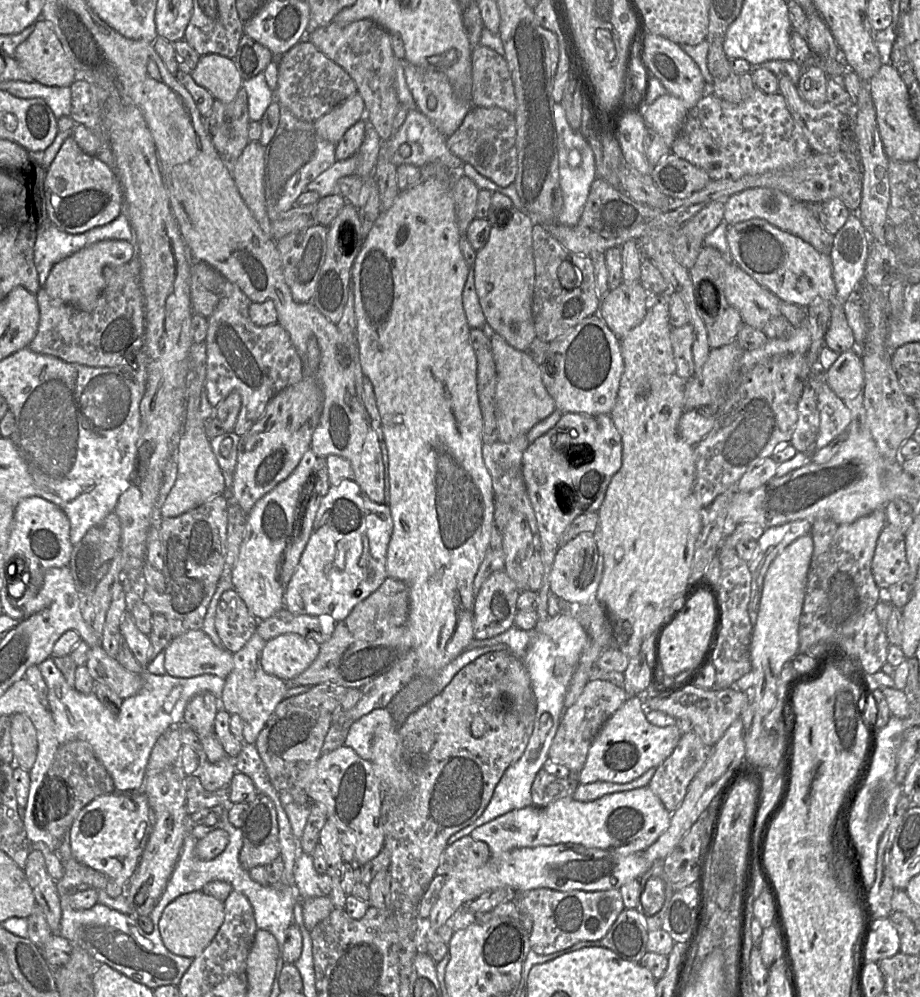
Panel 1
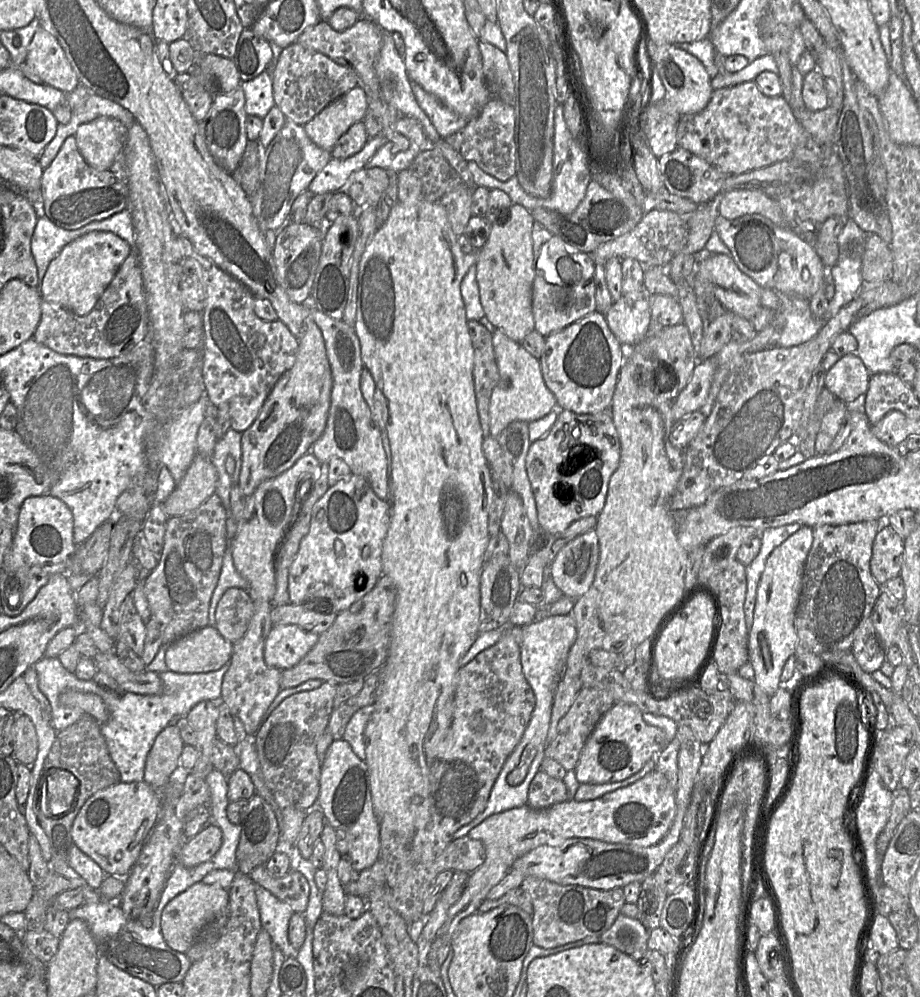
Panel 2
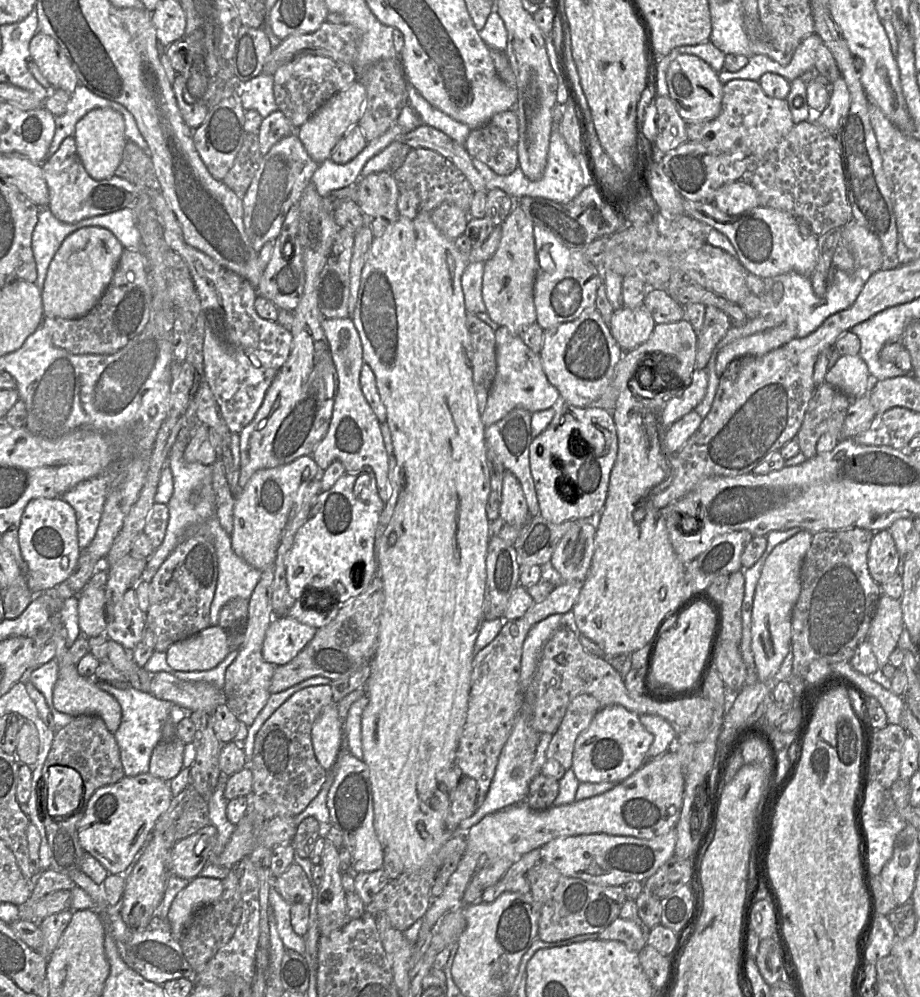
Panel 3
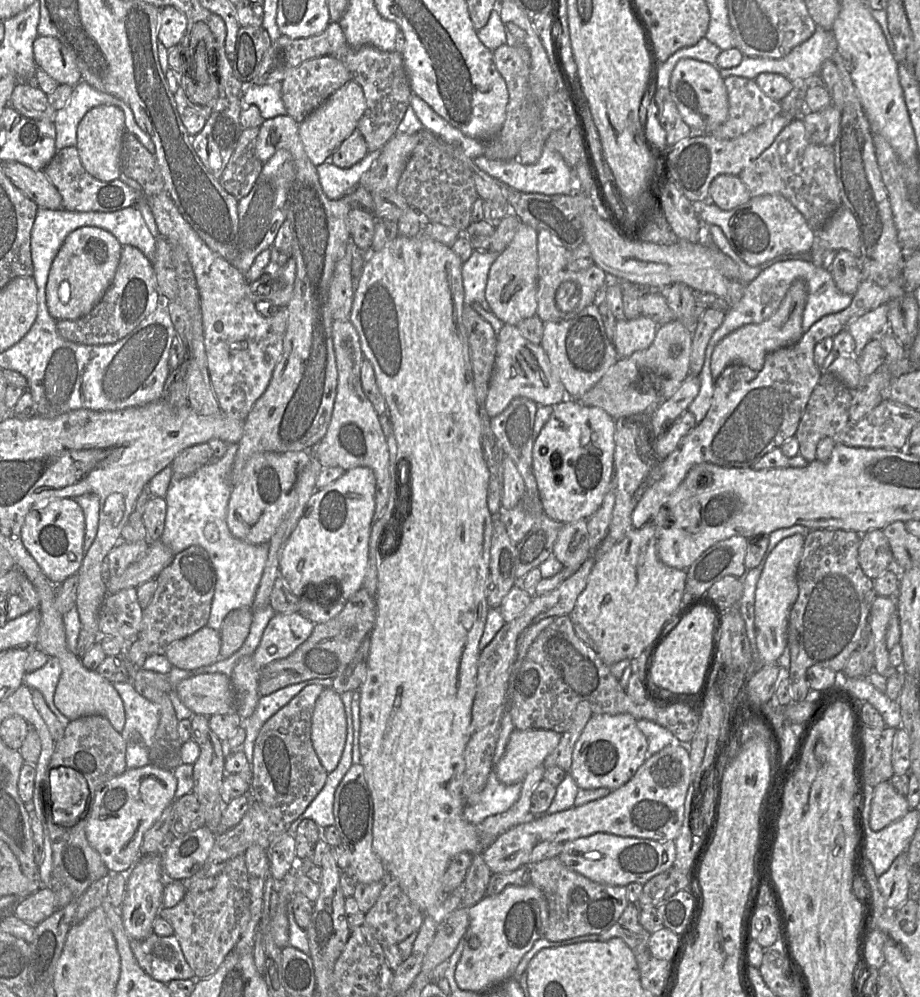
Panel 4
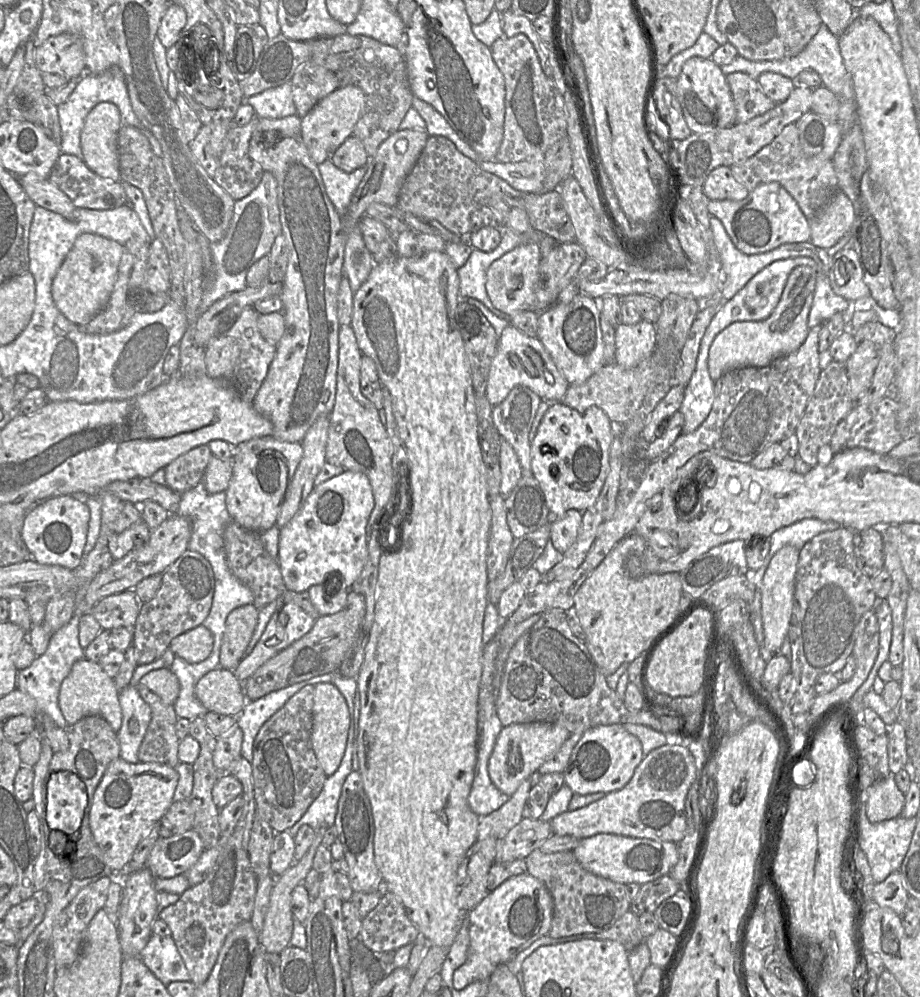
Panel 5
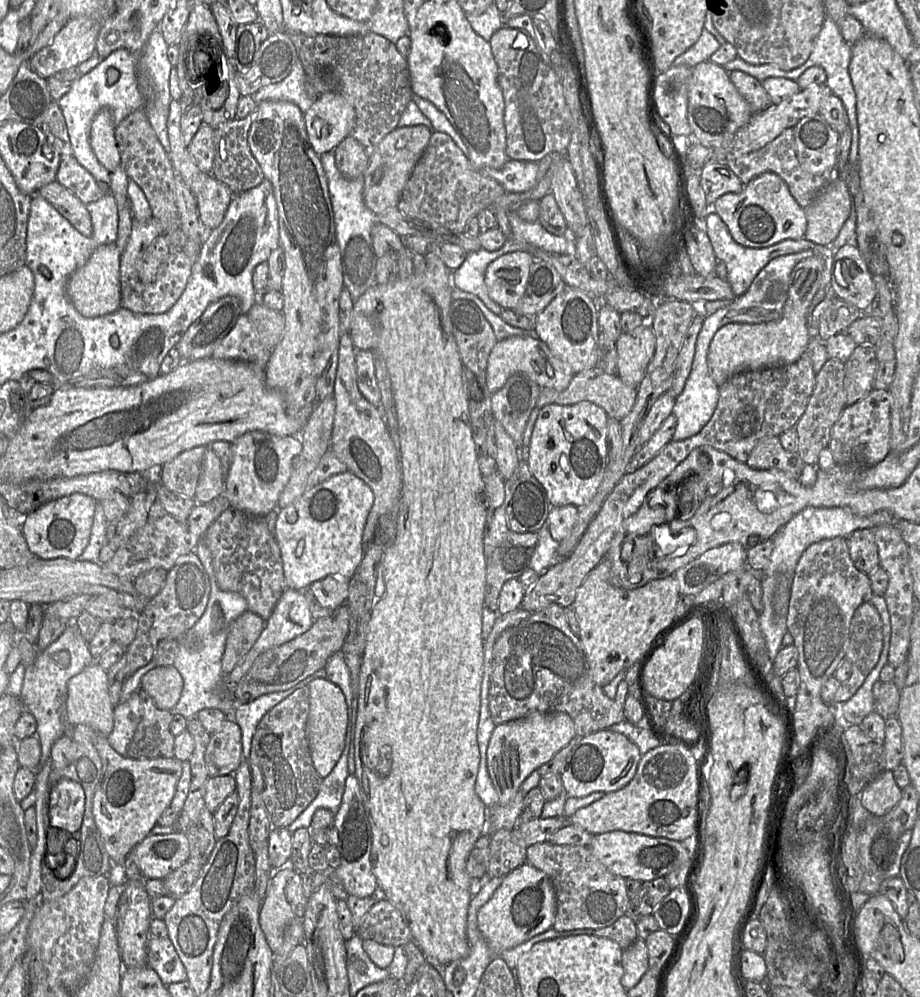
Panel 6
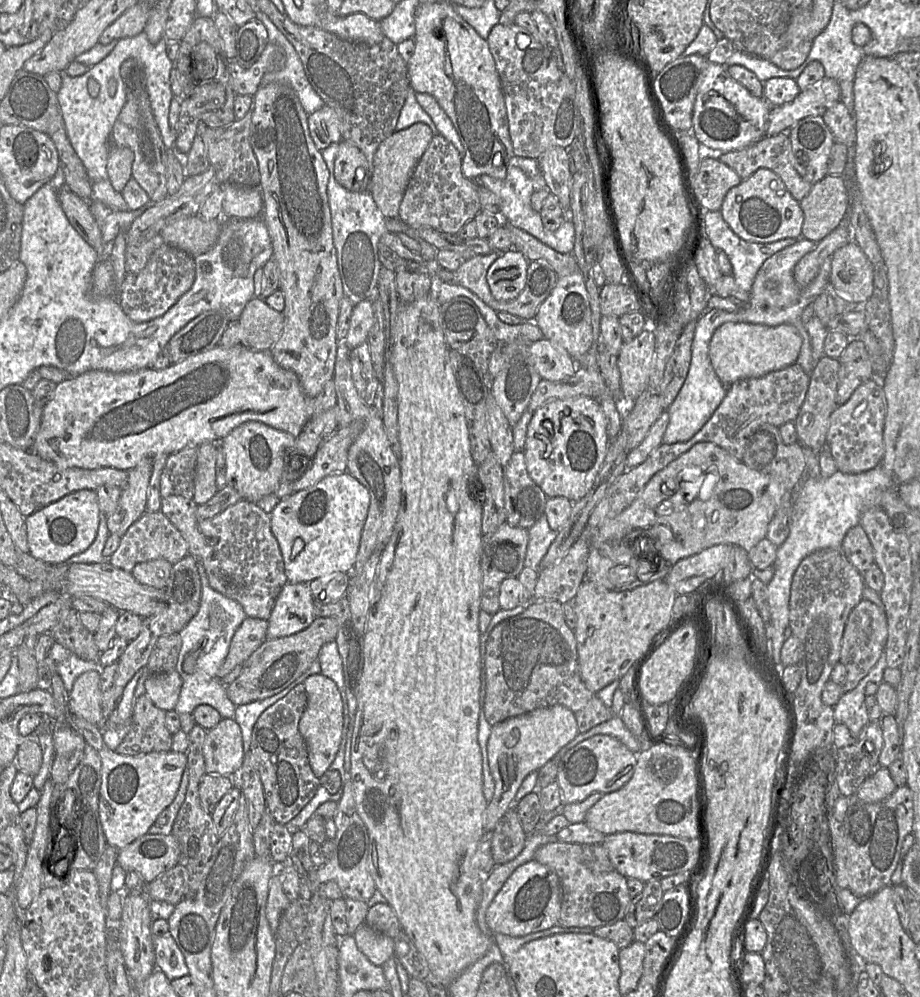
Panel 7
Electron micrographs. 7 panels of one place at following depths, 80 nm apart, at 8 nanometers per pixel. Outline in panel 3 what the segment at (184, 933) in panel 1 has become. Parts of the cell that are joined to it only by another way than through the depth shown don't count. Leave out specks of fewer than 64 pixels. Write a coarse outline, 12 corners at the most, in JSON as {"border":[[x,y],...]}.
{"border":[[197,876],[167,914],[179,942],[193,915],[216,902],[222,880]]}

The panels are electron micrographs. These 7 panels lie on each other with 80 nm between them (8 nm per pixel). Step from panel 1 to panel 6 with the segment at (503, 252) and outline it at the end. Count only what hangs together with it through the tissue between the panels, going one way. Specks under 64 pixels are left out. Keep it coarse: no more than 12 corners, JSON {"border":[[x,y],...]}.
{"border":[[509,252],[485,272],[489,296],[514,309],[526,291],[534,261]]}

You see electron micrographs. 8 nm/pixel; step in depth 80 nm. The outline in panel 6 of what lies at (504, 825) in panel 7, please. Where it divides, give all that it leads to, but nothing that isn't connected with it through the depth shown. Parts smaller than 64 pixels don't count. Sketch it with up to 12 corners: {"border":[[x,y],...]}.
{"border":[[518,826],[490,841],[490,878],[505,877],[527,862]]}

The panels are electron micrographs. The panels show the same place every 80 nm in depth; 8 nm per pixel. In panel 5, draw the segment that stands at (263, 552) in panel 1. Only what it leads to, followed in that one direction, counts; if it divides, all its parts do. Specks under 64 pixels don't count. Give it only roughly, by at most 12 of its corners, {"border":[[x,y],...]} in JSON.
{"border":[[273,436],[234,447],[231,520],[276,525],[302,456]]}

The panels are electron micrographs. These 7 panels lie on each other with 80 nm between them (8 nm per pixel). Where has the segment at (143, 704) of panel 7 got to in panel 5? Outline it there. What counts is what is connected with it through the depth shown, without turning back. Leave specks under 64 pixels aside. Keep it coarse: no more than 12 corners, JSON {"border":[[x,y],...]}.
{"border":[[141,684],[152,713],[138,750],[141,762],[175,768],[180,740],[174,705]]}

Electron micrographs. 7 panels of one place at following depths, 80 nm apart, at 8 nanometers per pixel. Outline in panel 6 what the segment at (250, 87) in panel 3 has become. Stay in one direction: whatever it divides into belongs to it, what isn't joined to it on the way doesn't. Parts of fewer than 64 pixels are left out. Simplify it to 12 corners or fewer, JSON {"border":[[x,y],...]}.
{"border":[[299,59],[283,81],[264,86],[251,97],[292,102],[305,113],[316,100],[306,91]]}

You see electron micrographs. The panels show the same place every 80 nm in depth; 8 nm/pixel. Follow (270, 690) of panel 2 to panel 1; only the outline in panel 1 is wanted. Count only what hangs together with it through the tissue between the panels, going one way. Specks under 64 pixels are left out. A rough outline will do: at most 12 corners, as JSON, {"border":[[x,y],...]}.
{"border":[[255,632],[225,678],[220,707],[255,744],[288,683],[267,674]]}

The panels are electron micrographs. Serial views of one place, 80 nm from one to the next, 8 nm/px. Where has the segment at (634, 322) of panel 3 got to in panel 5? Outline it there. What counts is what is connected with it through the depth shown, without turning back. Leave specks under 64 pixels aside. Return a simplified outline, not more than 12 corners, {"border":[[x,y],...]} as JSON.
{"border":[[656,326],[615,329],[614,361],[634,368],[656,347]]}

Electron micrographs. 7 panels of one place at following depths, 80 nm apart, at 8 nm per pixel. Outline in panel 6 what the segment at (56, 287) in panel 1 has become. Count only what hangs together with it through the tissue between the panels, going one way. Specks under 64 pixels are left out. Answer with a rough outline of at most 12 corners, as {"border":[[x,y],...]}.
{"border":[[115,243],[101,245],[68,279],[86,318],[121,307]]}

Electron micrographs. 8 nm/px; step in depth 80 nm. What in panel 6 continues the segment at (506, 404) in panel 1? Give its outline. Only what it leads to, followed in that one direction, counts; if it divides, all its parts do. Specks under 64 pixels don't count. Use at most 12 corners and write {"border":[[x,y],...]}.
{"border":[[538,337],[497,341],[487,362],[493,394],[517,372],[565,390],[574,376]]}

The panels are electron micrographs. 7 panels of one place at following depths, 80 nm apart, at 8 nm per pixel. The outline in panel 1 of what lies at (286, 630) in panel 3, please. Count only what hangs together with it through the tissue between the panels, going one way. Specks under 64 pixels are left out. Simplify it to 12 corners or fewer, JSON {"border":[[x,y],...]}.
{"border":[[282,634],[266,641],[261,665],[290,682],[312,664],[320,645]]}

